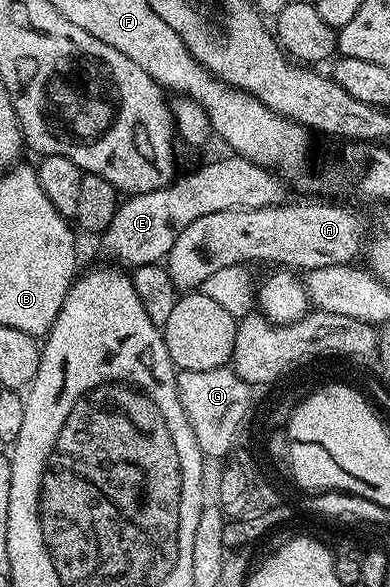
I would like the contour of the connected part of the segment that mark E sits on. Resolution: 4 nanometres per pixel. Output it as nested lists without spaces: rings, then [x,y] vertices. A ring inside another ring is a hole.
[[[228,156],[221,157],[186,177],[178,176],[167,189],[126,196],[117,206],[115,219],[111,219],[111,223],[99,237],[106,255],[113,260],[110,262],[130,270],[164,262],[171,247],[175,247],[175,239],[179,239],[179,231],[195,223],[195,219],[212,215],[215,211],[267,207],[282,204],[286,200],[285,185],[276,172],[257,165],[246,157]]]

